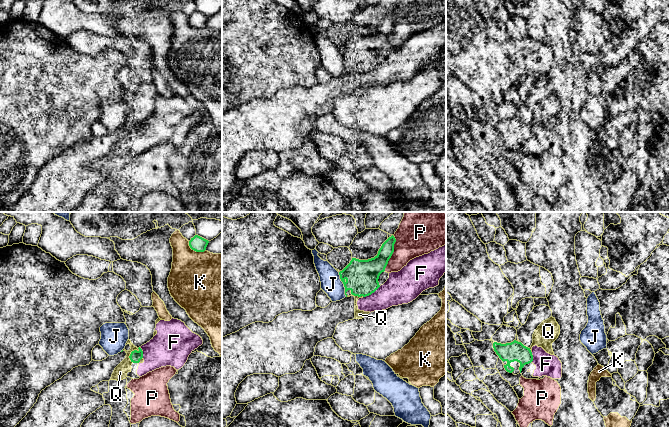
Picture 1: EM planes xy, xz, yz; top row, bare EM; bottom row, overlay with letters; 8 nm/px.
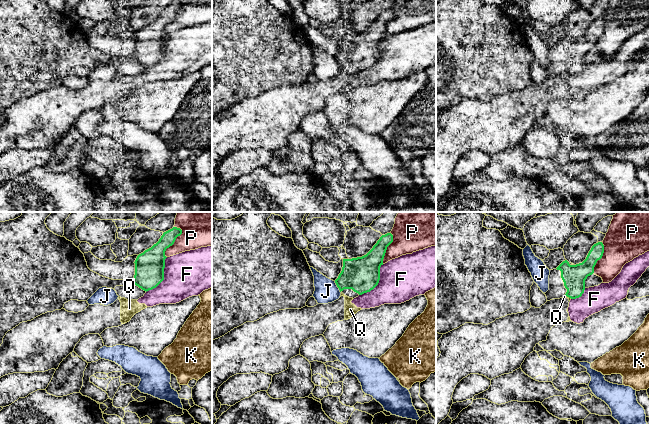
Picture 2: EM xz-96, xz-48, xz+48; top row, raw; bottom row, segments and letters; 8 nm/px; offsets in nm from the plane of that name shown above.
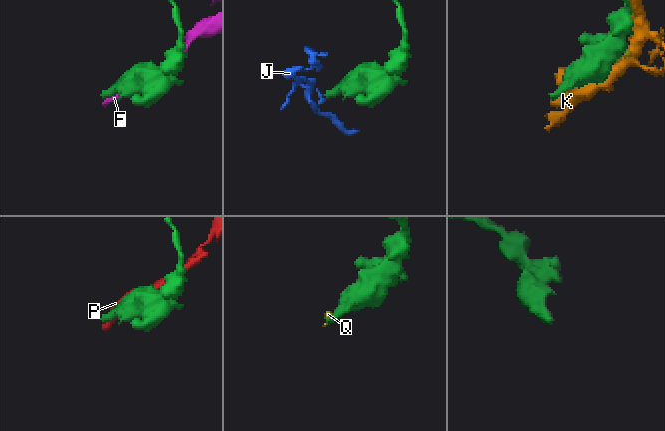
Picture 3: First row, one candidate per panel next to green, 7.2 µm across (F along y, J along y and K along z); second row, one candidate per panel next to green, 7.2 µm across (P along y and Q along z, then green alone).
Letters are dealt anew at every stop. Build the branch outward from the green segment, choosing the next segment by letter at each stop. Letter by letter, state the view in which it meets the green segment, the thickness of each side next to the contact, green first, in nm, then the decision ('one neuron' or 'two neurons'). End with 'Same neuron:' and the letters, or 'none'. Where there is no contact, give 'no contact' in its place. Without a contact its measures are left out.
F: xz | 260/260 nm | two neurons
J: xz | 260/170 nm | two neurons
K: xy | 120/460 nm | two neurons
P: xz | 190/280 nm | two neurons
Q: xy | 90/110 nm | two neurons
Same neuron: none

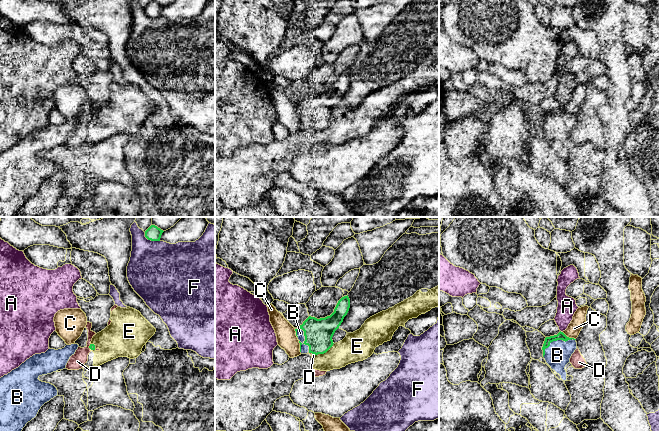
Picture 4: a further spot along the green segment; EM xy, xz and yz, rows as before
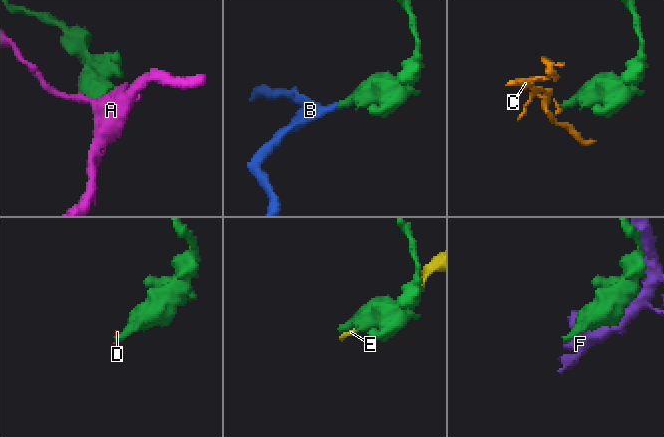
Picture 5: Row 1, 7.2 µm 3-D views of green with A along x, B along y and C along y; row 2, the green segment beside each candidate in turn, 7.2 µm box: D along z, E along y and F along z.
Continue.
A: yz | 60/150 nm | two neurons
B: xz | 220/60 nm | one neuron
C: yz | 60/110 nm | two neurons
D: xz | 220/30 nm | two neurons
E: xz | 220/220 nm | two neurons
F: xy | 120/460 nm | two neurons
Same neuron: B

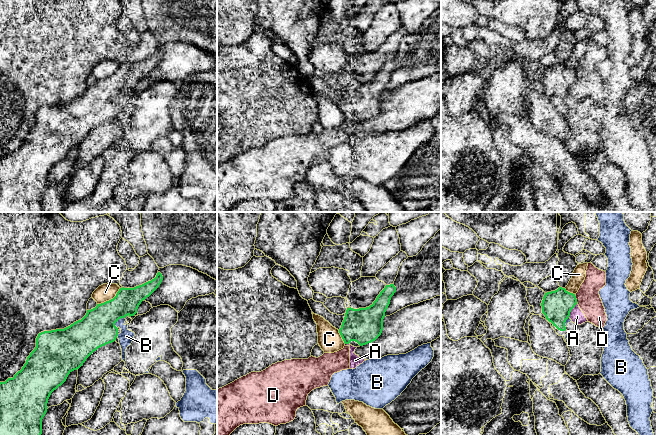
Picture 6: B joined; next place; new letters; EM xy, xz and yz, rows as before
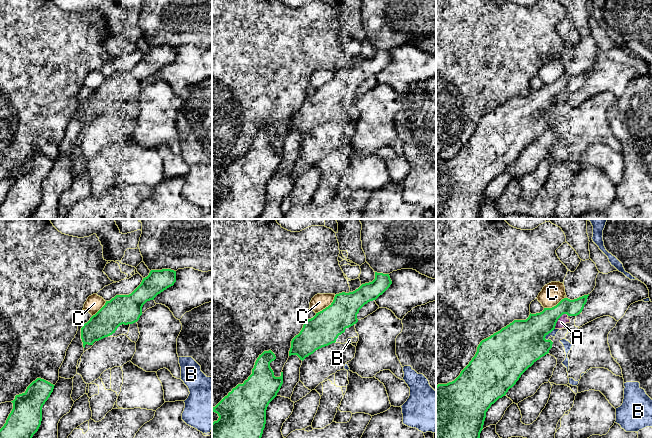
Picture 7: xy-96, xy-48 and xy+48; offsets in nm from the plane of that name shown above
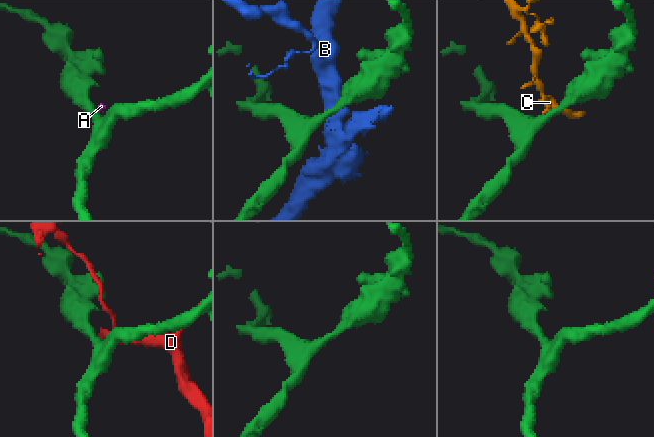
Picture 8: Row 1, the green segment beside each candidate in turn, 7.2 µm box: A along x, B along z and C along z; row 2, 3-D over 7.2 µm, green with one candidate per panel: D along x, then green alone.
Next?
A: yz | 240/110 nm | two neurons
B: xy | 300/120 nm | two neurons
C: xy | 300/140 nm | two neurons
D: yz | 240/190 nm | two neurons
Same neuron: none

